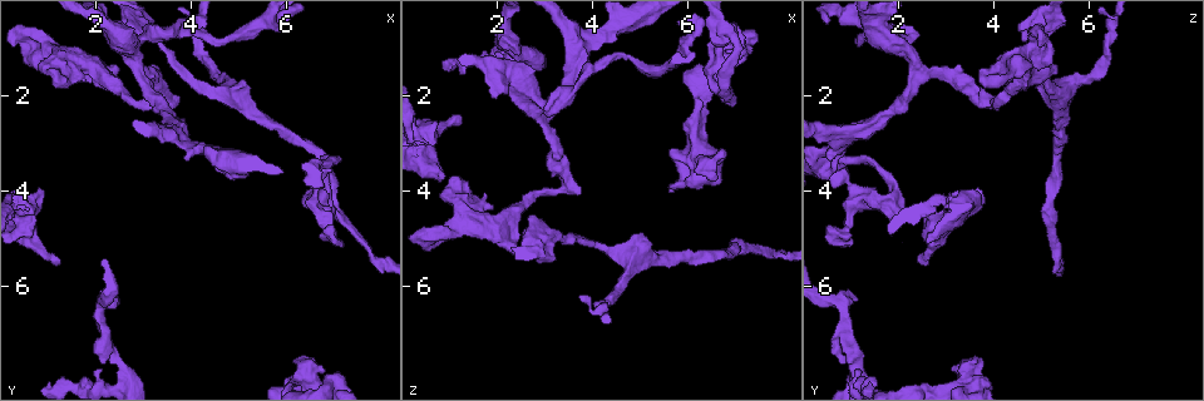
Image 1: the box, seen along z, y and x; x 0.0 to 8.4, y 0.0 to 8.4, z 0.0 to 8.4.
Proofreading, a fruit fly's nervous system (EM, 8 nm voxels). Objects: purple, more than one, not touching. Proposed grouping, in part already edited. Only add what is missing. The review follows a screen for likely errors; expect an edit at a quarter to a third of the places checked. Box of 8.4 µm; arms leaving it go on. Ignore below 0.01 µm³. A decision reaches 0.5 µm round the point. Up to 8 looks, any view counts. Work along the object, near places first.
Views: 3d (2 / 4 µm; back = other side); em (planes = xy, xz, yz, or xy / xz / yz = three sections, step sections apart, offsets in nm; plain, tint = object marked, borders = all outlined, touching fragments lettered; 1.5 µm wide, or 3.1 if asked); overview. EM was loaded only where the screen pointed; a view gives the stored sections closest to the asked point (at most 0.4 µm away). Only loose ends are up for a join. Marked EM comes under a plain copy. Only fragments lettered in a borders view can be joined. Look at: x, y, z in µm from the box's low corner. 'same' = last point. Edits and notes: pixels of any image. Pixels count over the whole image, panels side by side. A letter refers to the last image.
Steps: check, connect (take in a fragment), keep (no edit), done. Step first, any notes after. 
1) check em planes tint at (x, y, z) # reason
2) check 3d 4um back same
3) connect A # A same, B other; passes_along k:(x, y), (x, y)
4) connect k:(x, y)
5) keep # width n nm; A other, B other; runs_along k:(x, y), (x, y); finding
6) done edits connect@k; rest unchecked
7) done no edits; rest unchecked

check em planes tint at (6.85, 7.80, 3.20) # stops while still wide

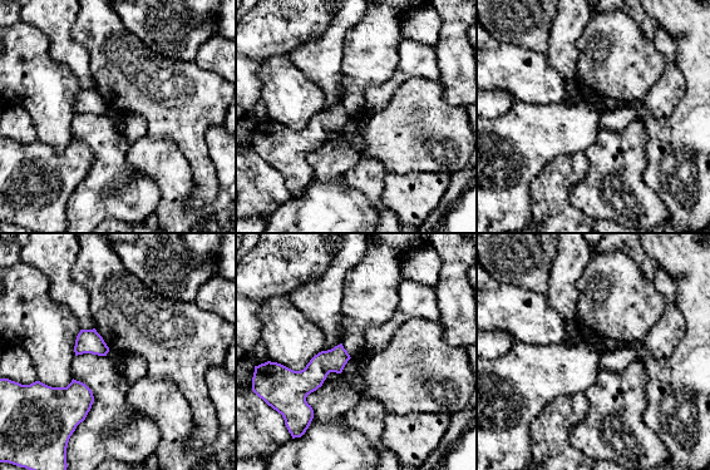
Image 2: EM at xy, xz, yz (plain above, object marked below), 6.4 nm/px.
check em planes borders same

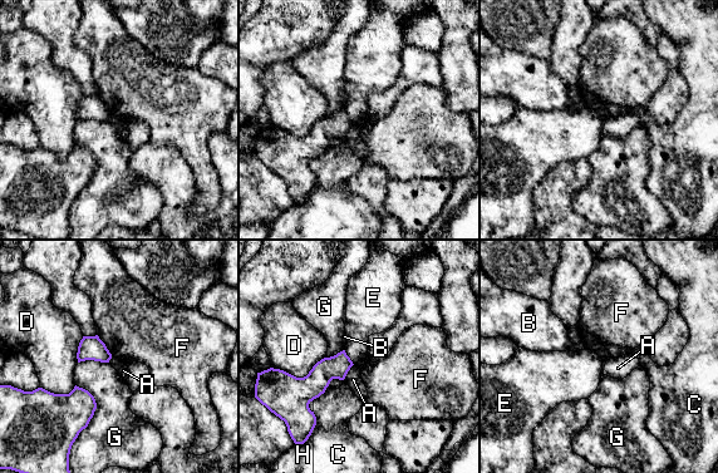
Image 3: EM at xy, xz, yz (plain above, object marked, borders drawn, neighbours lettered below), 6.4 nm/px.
keep # longest_contact G 340 nm; A other, B other, C other, D other, E other, F other, G other, H other; border 3:(344, 349), (353, 364); none of them fits

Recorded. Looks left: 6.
check 3d 4um at (6.95, 4.65, 2.15) # free end

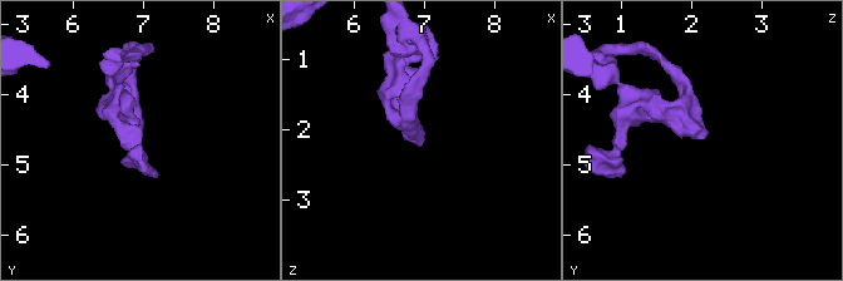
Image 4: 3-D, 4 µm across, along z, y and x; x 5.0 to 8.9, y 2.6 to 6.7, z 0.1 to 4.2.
check em planes borders at (6.90, 4.60, 2.15)

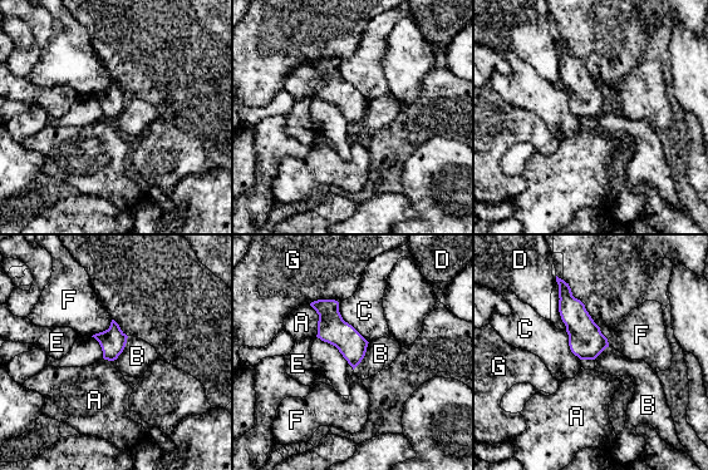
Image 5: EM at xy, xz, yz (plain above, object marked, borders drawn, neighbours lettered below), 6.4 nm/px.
keep # width 170 nm; longest_contact C 320 nm; A other, B other, C other, D other, E other, F other, G other; no lettered fragment goes on from it

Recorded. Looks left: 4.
check em yz step 4 tint at (0.80, 4.00, 3.75) # thick end

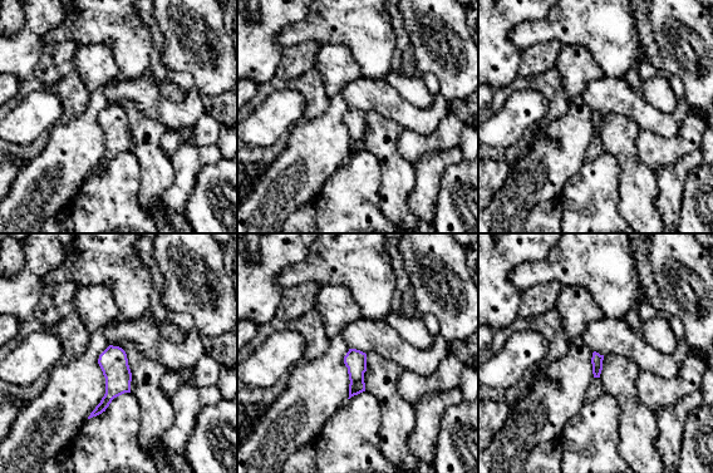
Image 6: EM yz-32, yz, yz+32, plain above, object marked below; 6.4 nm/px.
check em xz step 8 borders same

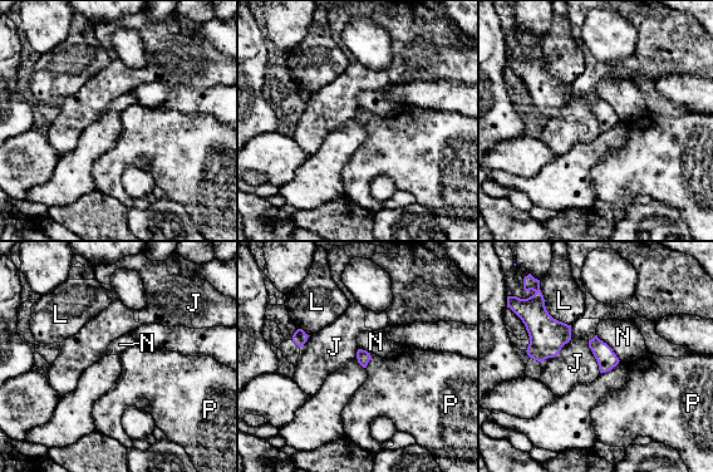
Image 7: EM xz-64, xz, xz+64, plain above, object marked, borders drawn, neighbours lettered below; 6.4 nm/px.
keep # J other, L other, N other, P other; border 7:(571, 325), (571, 338), (540, 362); no lettered fragment goes on from it

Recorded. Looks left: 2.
done no edits; rest unchecked

